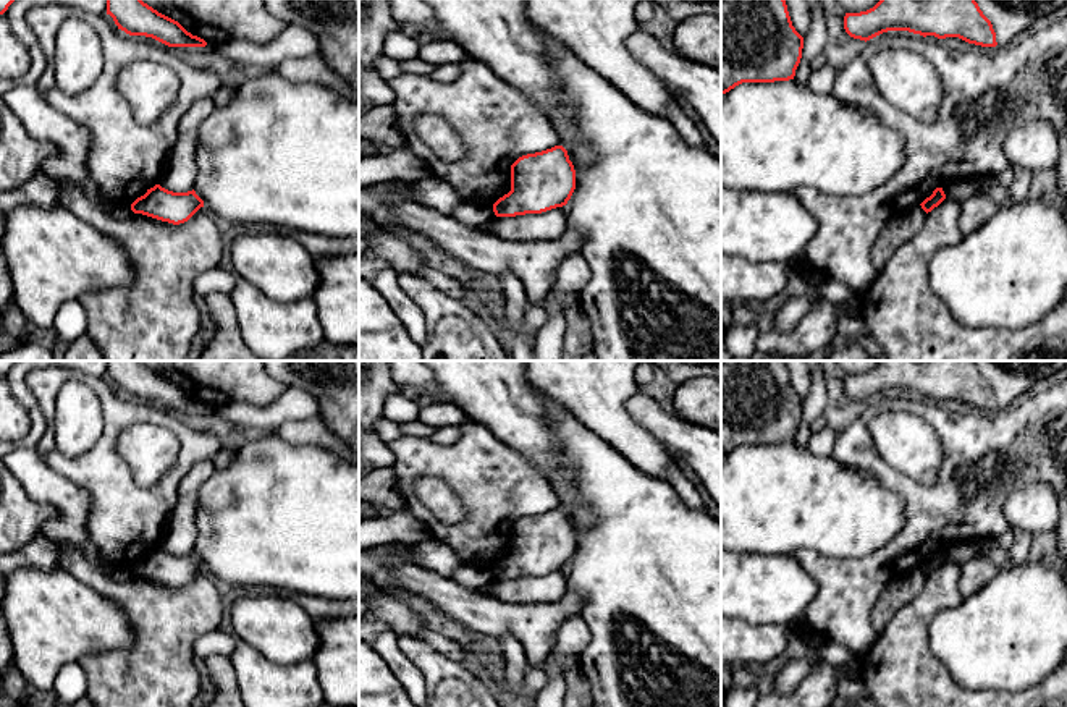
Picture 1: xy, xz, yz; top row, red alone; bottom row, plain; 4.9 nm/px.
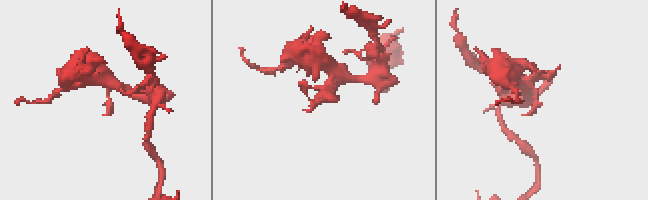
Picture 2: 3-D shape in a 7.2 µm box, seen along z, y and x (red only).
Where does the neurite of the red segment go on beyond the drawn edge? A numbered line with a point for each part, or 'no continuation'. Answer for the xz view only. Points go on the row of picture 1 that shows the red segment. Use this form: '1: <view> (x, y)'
no continuation

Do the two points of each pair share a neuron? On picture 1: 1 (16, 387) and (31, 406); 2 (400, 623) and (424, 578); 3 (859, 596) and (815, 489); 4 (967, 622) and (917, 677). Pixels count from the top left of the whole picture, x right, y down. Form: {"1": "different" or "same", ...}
{"1": "same", "2": "different", "3": "different", "4": "different"}

